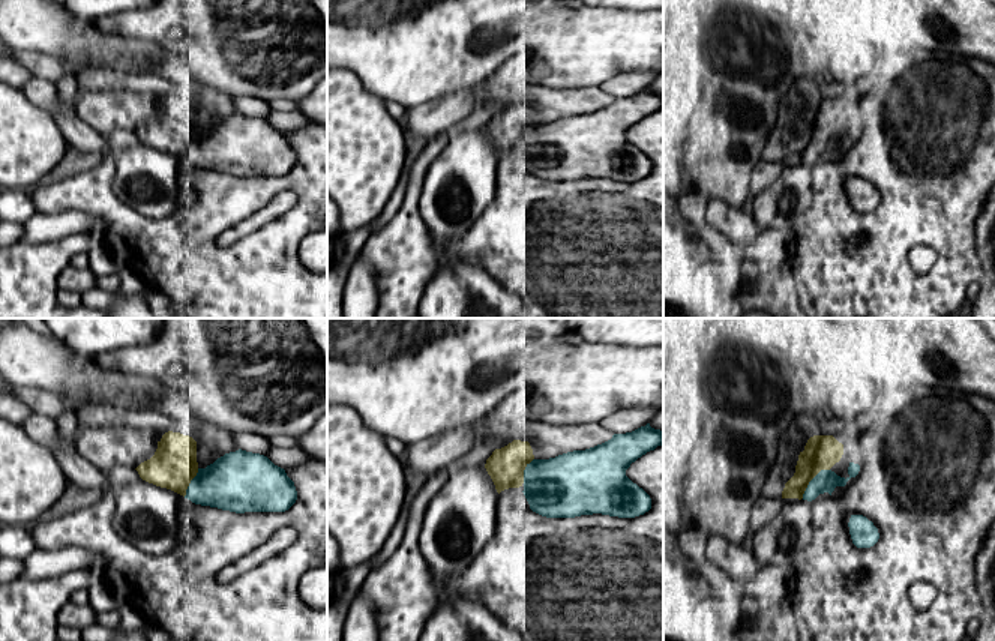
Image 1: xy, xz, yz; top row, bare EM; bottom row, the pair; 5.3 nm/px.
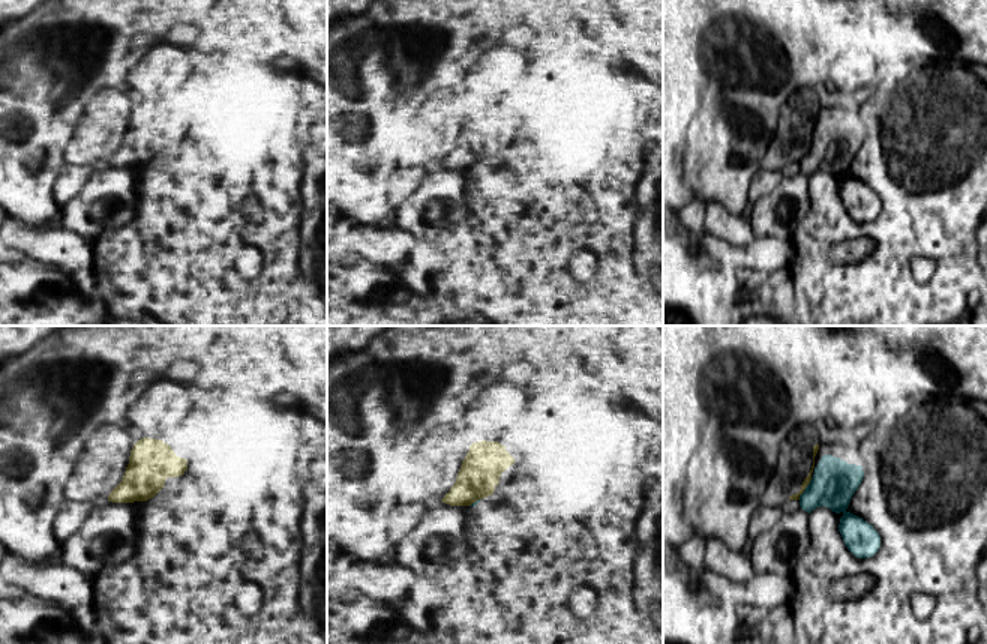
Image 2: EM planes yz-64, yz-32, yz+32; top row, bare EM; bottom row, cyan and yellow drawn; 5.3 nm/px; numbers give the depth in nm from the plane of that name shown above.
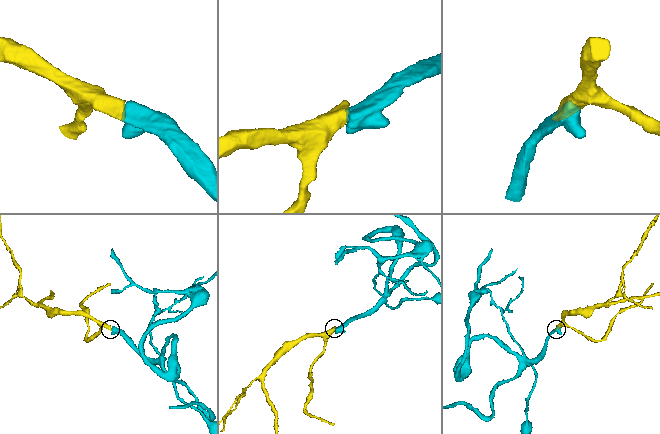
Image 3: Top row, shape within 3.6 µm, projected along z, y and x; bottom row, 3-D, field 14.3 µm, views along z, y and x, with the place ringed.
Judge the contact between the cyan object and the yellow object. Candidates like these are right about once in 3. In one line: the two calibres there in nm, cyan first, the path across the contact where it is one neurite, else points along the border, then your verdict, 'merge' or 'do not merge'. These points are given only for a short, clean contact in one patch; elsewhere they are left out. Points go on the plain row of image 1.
120 nm thick on the cyan side, 190 nm on the other; merge

